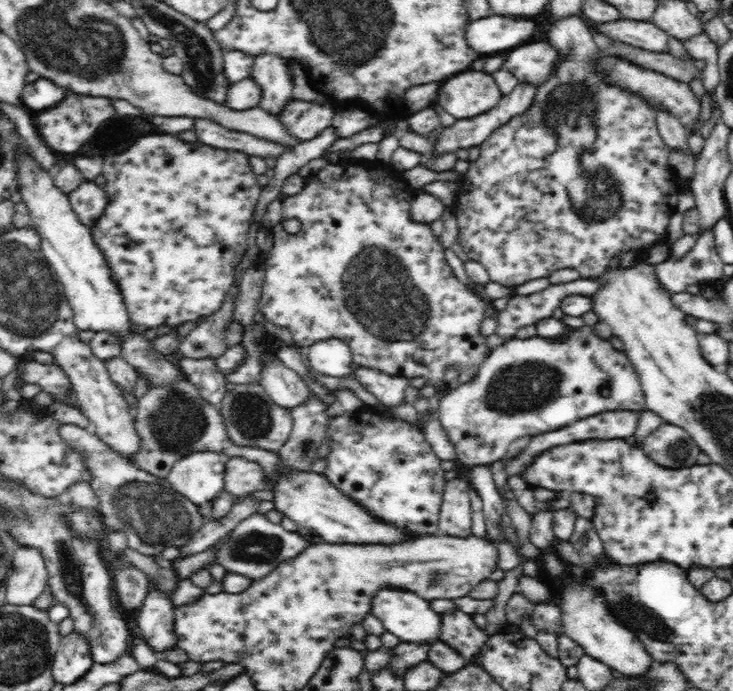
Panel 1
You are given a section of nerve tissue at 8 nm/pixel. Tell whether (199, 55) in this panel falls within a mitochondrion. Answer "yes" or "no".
yes

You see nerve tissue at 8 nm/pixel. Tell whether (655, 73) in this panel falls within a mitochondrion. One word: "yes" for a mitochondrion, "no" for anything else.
no

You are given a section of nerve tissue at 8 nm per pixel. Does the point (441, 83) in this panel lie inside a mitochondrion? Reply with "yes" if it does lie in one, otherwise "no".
no

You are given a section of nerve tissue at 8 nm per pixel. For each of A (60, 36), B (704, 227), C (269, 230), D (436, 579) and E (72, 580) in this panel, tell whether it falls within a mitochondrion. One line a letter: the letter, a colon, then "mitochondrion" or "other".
A: mitochondrion
B: other
C: other
D: mitochondrion
E: mitochondrion

